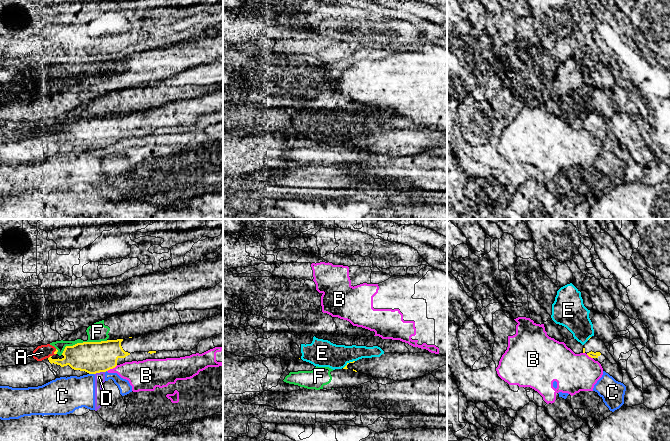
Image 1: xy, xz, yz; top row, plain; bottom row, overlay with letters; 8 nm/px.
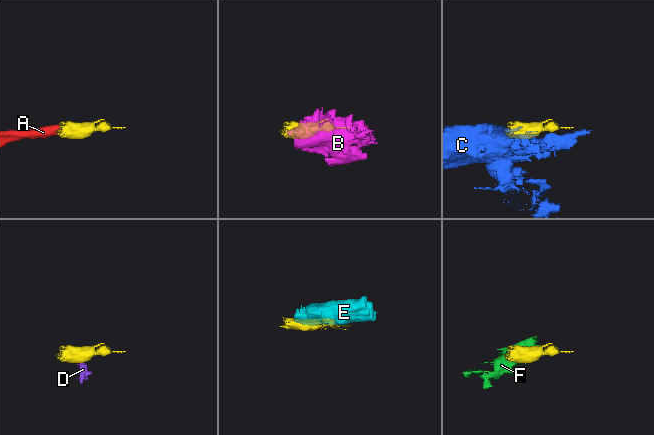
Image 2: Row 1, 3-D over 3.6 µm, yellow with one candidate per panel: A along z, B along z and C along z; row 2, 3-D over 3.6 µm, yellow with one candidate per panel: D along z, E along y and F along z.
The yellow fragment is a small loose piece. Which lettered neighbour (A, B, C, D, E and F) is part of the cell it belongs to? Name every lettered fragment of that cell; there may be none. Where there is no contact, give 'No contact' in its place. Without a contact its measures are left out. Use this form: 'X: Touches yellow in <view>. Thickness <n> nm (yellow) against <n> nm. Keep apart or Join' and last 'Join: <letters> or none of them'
A: Touches yellow in xy. Thickness 220 nm (yellow) against 120 nm. Keep apart
B: Touches yellow in xy. Thickness 260 nm (yellow) against 240 nm. Keep apart
C: Touches yellow in xy. Thickness 260 nm (yellow) against 280 nm. Keep apart
D: Touches yellow in xy. Thickness 260 nm (yellow) against 80 nm. Keep apart
E: Touches yellow in xz. Thickness 20 nm (yellow) against 220 nm. Keep apart
F: Touches yellow in xy. Thickness 260 nm (yellow) against 160 nm. Keep apart
Join: none of them

